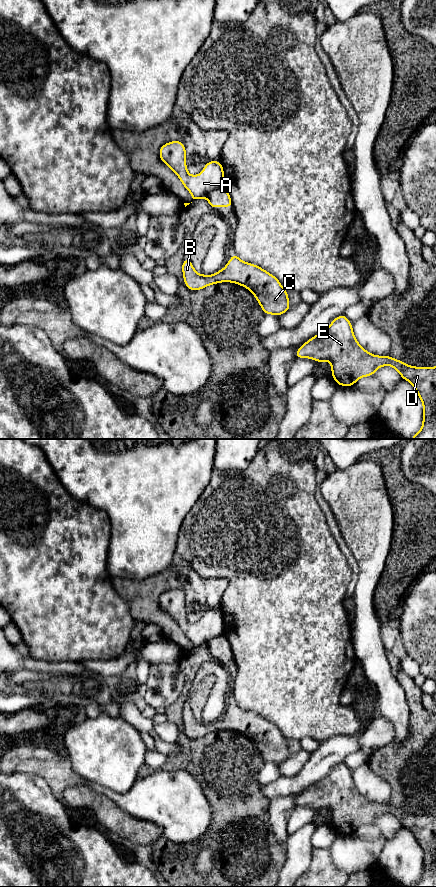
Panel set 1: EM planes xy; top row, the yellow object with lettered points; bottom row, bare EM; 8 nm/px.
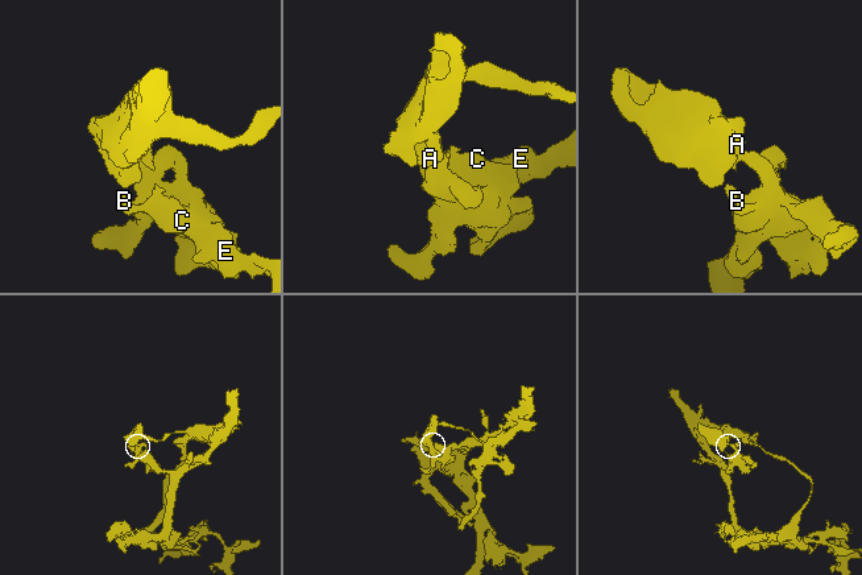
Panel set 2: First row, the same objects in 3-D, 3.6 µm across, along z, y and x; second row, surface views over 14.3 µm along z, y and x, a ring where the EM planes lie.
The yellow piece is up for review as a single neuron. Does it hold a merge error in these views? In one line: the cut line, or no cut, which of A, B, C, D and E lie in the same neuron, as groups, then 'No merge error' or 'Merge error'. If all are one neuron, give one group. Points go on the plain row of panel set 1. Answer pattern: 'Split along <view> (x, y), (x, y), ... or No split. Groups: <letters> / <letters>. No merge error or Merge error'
Split along xy (223, 633), (214, 637), (206, 645). Groups: A / B C D E. Merge error

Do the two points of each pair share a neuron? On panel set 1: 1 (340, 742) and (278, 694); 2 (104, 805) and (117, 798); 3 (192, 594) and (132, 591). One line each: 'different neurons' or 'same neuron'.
1: different neurons
2: different neurons
3: same neuron

